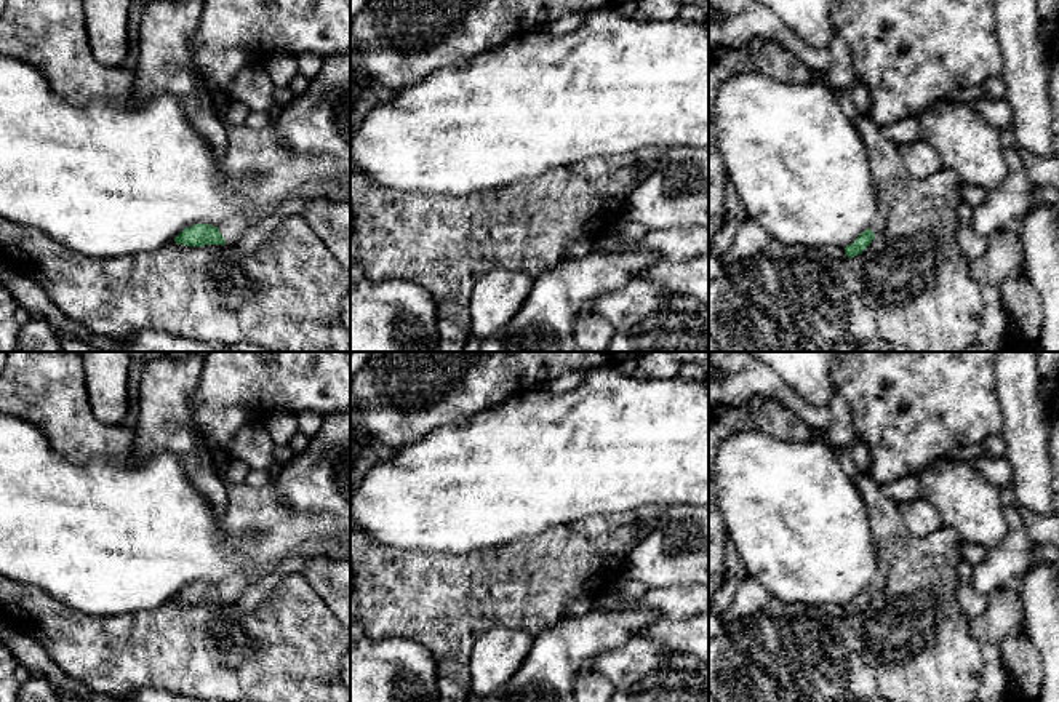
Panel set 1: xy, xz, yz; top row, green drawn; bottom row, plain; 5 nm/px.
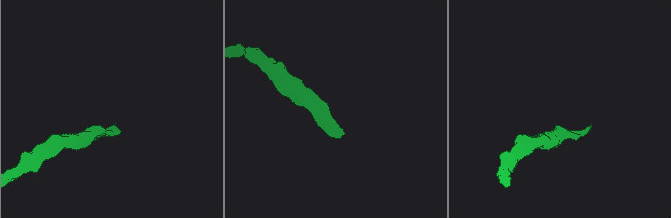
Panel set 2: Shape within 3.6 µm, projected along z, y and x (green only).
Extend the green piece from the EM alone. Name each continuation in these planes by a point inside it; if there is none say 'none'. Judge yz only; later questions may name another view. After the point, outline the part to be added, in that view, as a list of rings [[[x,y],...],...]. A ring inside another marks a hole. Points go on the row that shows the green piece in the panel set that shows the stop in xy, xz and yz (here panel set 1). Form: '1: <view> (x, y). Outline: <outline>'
1: yz (879, 223). Outline: [[[875,185],[875,195],[877,195],[878,211],[877,211],[875,217],[870,221],[869,229],[873,232],[875,237],[878,237],[886,229],[888,206],[885,205],[883,197],[881,197],[881,193],[880,193],[877,185]]]

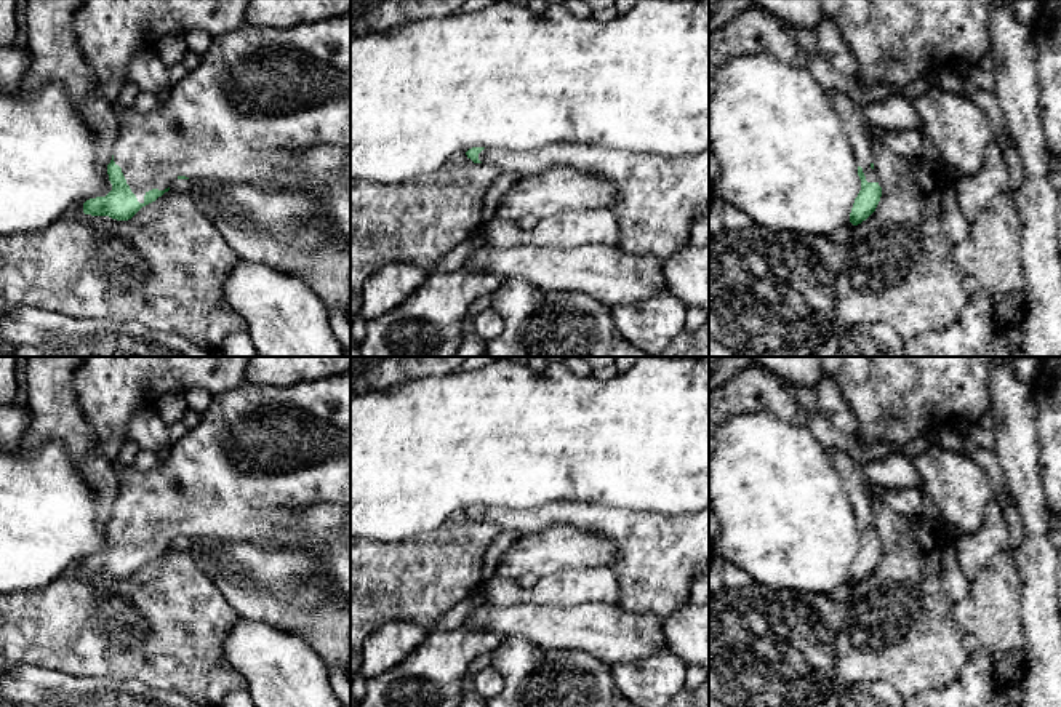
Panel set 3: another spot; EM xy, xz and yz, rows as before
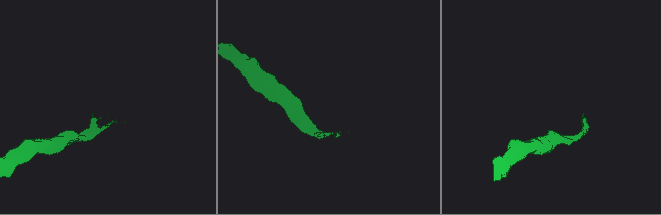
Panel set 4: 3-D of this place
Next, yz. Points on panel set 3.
1: yz (863, 133). Outline: [[[840,91],[831,93],[834,109],[842,117],[845,128],[850,134],[851,146],[856,154],[858,166],[863,168],[867,182],[877,182],[871,163],[874,160],[872,142],[883,139],[885,133],[874,126],[864,115],[863,107],[855,104],[848,96]]]

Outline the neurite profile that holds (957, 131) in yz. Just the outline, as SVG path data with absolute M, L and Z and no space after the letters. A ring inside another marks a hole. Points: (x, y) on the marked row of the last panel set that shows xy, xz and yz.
M930 86L912 101L930 150L960 174L983 170L994 133L987 115L963 94Z

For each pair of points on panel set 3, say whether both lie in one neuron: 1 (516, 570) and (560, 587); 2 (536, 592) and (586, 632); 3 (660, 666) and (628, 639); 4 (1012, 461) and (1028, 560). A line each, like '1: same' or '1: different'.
1: different
2: different
3: different
4: same

